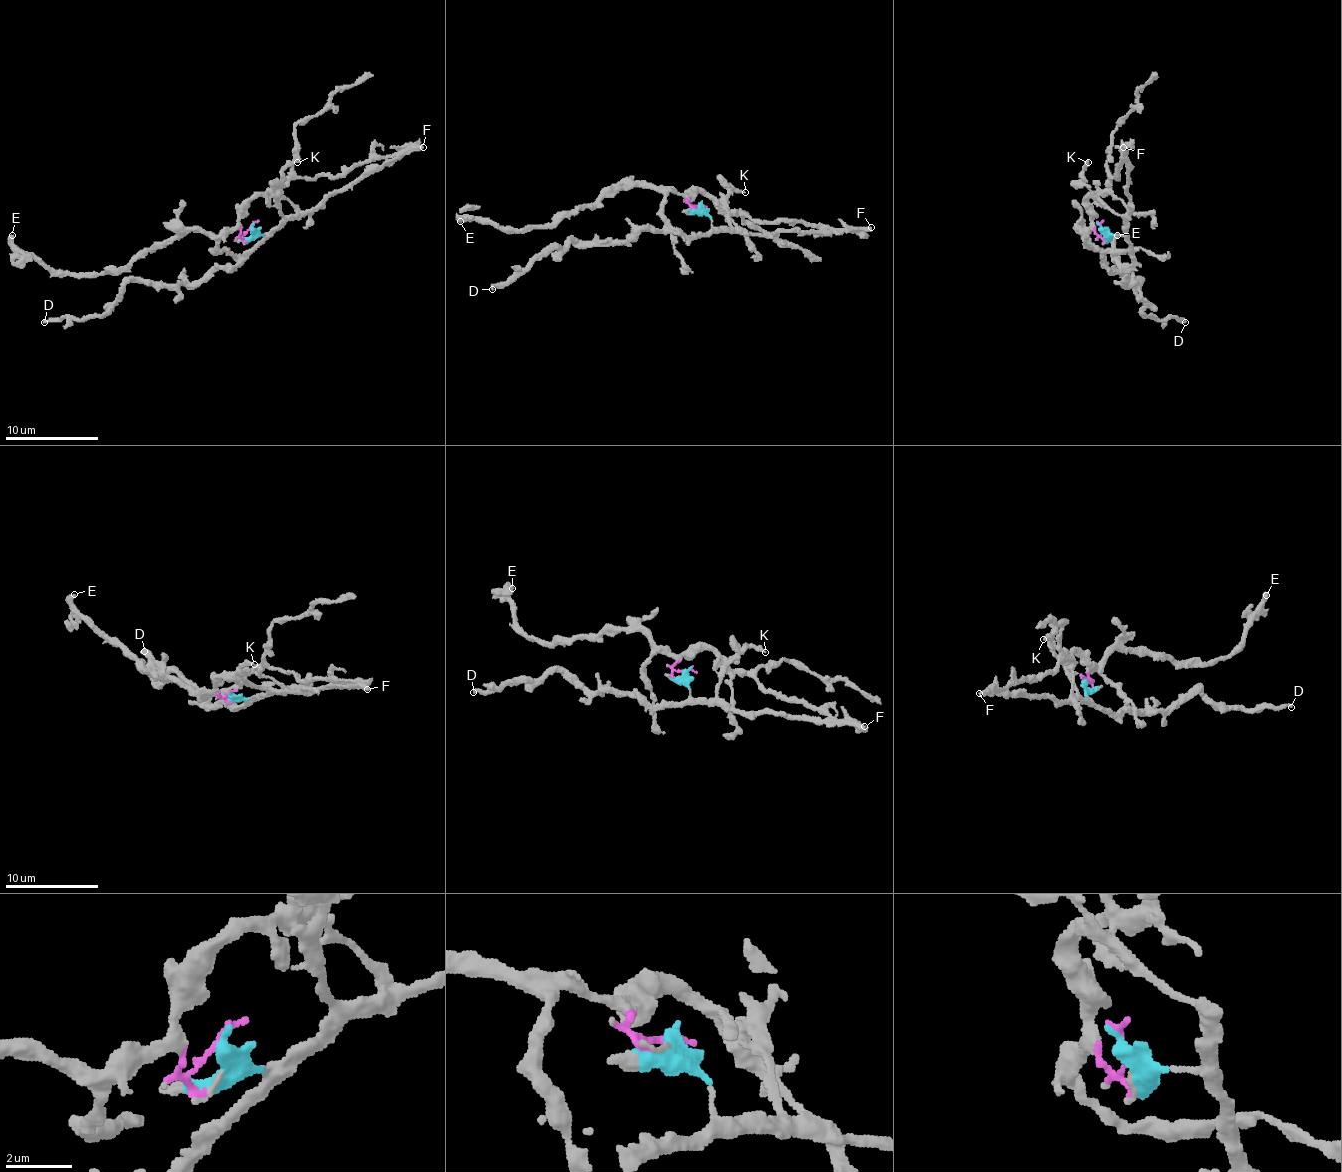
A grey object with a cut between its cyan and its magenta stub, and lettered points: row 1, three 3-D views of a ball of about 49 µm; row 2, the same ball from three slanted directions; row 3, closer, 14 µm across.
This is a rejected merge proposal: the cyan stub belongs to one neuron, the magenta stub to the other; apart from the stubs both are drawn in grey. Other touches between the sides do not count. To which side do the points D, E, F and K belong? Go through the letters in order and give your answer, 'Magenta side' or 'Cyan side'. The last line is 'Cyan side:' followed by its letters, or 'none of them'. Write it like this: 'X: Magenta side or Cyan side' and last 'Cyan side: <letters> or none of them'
D: Cyan side
E: Magenta side
F: Cyan side
K: Cyan side
Cyan side: D, F, K

